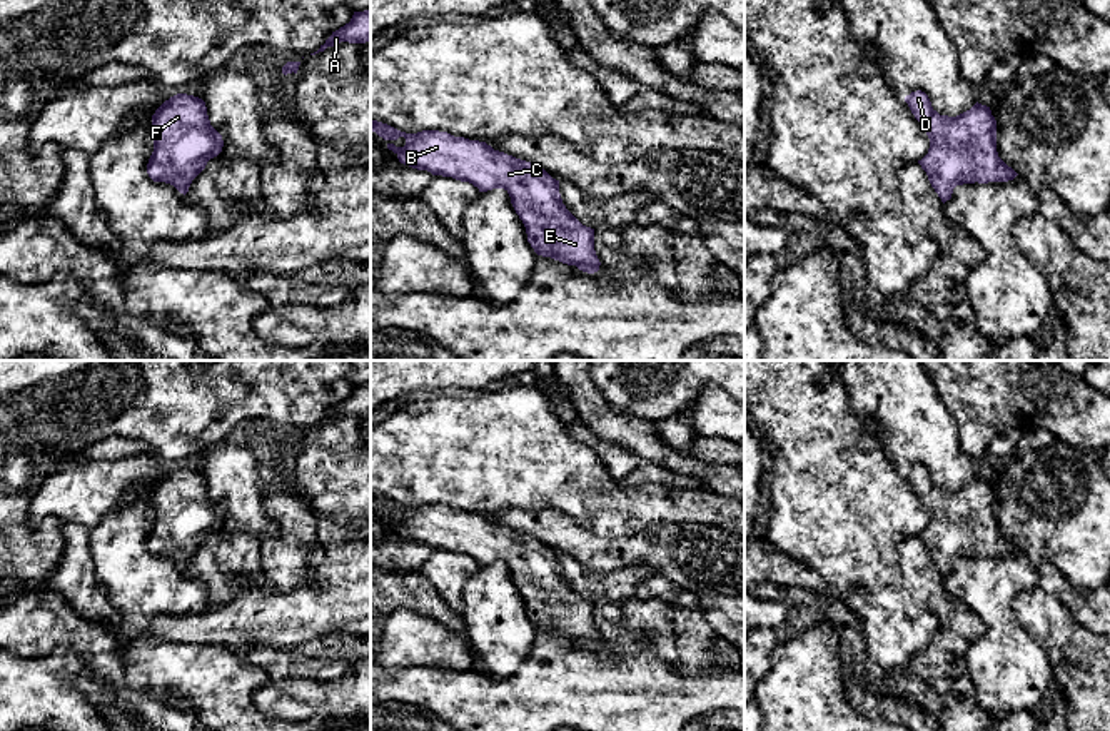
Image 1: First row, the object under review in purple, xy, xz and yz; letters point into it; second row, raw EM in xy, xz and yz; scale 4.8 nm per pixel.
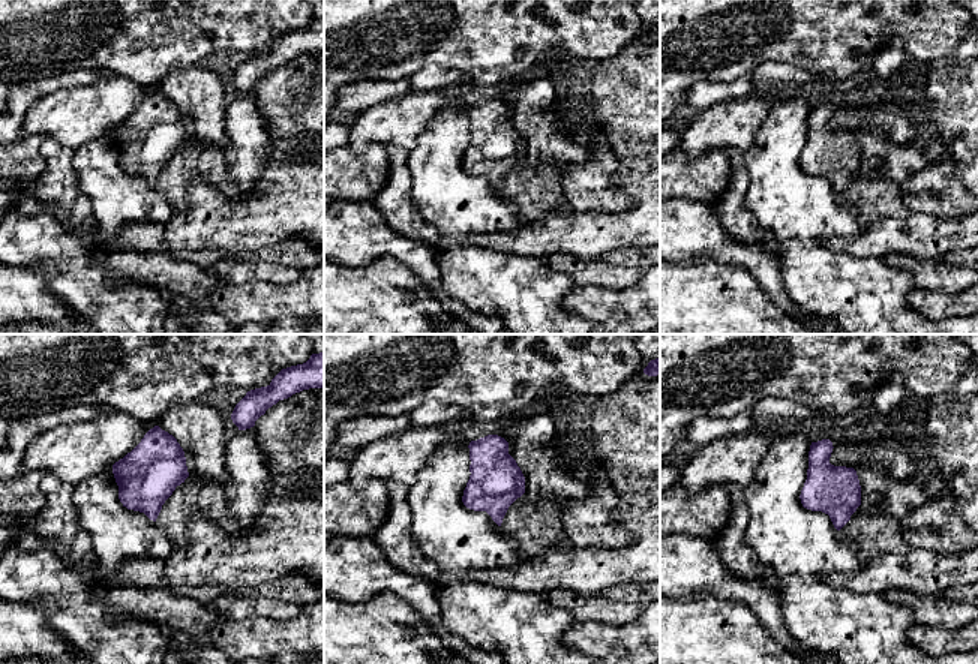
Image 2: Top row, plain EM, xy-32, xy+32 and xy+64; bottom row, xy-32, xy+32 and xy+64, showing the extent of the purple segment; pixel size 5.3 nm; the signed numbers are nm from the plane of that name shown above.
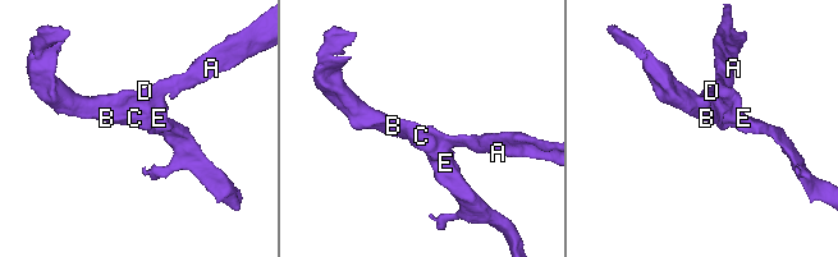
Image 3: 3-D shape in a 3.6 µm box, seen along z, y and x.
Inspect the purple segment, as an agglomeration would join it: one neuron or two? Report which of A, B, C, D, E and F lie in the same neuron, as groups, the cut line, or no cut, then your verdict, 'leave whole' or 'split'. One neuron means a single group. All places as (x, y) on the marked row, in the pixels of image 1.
groups A B C D E F; cut none; leave whole

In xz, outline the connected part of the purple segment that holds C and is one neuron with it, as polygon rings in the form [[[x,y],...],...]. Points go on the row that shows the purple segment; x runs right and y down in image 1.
[[[371,118],[371,130],[387,140],[399,162],[432,175],[469,182],[487,192],[504,189],[537,255],[594,274],[599,259],[594,229],[583,225],[563,204],[559,180],[542,167],[494,150],[486,142],[447,132],[401,132]]]

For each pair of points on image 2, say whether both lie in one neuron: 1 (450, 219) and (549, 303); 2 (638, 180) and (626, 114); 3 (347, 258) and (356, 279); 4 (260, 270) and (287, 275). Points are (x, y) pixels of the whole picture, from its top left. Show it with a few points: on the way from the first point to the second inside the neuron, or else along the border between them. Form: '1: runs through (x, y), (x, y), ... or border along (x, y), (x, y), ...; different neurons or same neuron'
1: runs through (459, 249), (494, 284), (519, 290); same neuron
2: runs through (638, 164), (638, 131); same neuron
3: border along (384, 254), (360, 266), (339, 264); different neurons
4: runs through (266, 272), (281, 275); same neuron

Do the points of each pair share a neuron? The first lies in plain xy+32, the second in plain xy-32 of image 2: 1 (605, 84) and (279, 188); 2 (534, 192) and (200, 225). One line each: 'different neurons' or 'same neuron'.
1: same neuron
2: different neurons

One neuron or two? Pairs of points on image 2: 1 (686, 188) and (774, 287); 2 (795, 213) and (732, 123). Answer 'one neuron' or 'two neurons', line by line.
1: two neurons
2: two neurons

